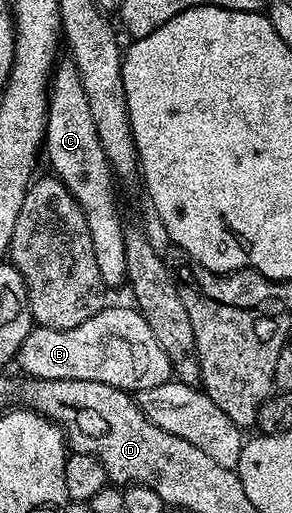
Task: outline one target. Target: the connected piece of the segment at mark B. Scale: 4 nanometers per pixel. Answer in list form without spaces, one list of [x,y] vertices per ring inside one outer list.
[[[107,305],[105,310],[96,312],[92,320],[84,320],[84,324],[76,324],[76,328],[57,330],[47,326],[35,325],[24,344],[18,350],[17,365],[22,365],[23,375],[44,380],[96,380],[100,384],[115,386],[127,392],[137,392],[156,388],[156,384],[171,381],[172,367],[168,356],[164,356],[164,348],[156,344],[156,336],[152,336],[152,328],[148,328],[148,320],[133,305]]]

